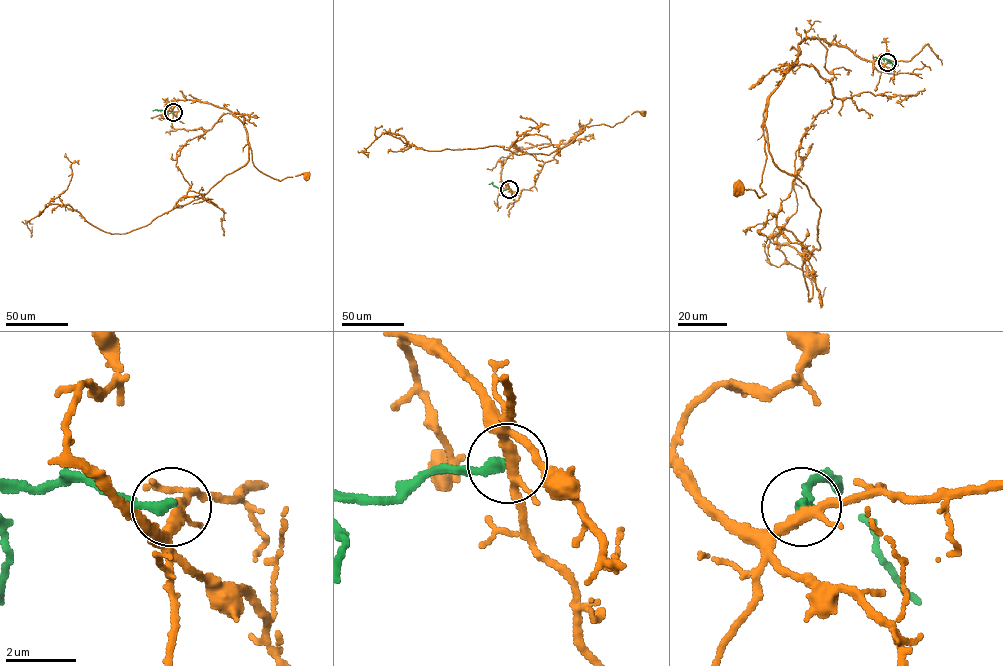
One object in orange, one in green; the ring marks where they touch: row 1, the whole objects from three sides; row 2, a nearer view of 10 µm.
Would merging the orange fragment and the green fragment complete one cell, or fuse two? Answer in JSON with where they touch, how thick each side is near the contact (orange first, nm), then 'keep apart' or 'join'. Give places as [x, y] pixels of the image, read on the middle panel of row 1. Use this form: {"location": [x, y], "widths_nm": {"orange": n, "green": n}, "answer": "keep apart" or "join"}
{"location": [509, 189], "widths_nm": {"orange": 260, "green": 320}, "answer": "keep apart"}

